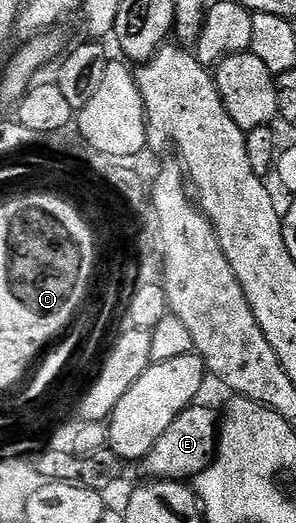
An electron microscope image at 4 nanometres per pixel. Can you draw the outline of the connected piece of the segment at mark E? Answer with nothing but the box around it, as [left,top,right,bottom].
[139,402,219,481]

